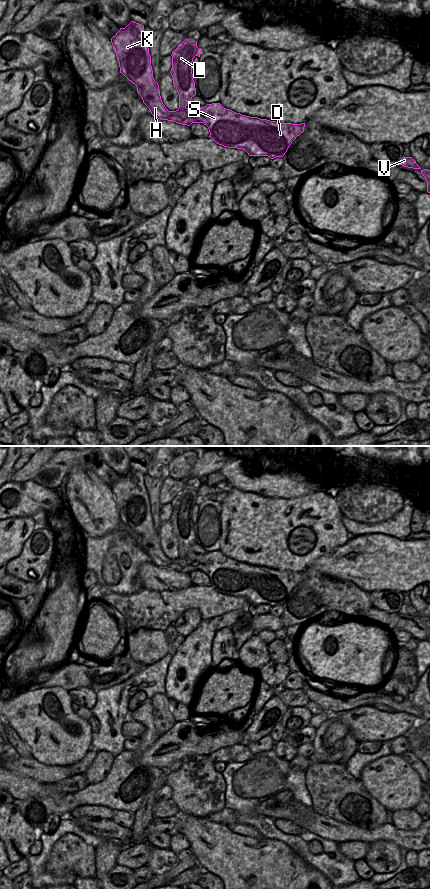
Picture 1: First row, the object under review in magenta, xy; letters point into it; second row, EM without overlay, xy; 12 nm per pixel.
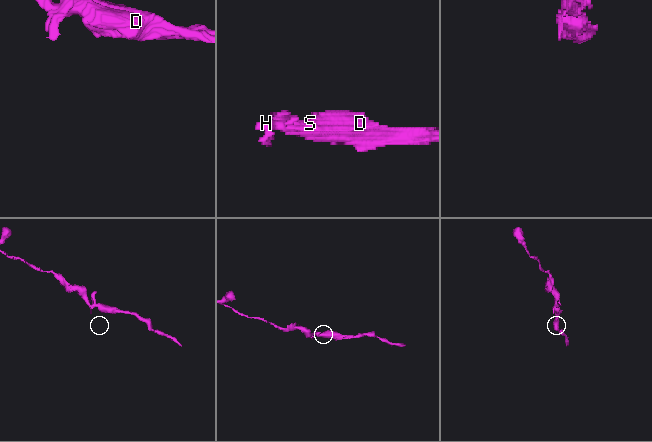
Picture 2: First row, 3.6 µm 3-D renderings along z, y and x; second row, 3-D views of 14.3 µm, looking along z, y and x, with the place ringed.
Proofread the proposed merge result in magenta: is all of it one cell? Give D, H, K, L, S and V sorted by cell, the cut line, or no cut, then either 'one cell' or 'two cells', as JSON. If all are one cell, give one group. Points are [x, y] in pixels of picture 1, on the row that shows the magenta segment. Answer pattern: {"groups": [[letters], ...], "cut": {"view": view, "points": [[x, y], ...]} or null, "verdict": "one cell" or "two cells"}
{"groups": [["D", "H", "K", "L", "S", "V"]], "cut": null, "verdict": "one cell"}

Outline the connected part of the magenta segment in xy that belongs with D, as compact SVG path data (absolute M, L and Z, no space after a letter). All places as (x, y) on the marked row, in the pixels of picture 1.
M131 21L125 28L120 28L111 38L119 62L120 73L137 87L143 103L149 108L151 114L158 119L174 121L178 124L190 126L192 123L203 123L210 132L210 138L217 144L228 148L245 150L249 156L268 156L271 159L283 157L292 142L304 132L305 123L278 123L258 117L250 117L224 108L220 103L207 104L200 109L188 109L186 106L196 95L192 62L195 56L200 57L202 50L197 47L197 42L185 39L171 54L171 75L173 84L179 94L179 108L169 111L163 104L158 83L153 78L151 56L144 36L144 26Z

